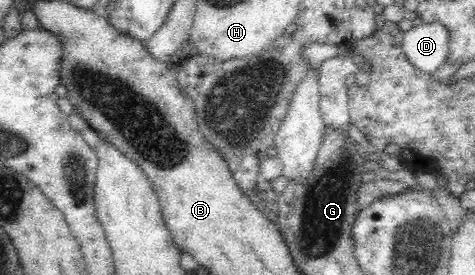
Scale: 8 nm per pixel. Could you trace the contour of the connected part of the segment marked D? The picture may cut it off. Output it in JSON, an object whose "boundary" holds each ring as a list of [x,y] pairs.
{"boundary":[[[439,22],[422,23],[404,33],[402,49],[415,68],[431,75],[447,58],[448,31]]]}

